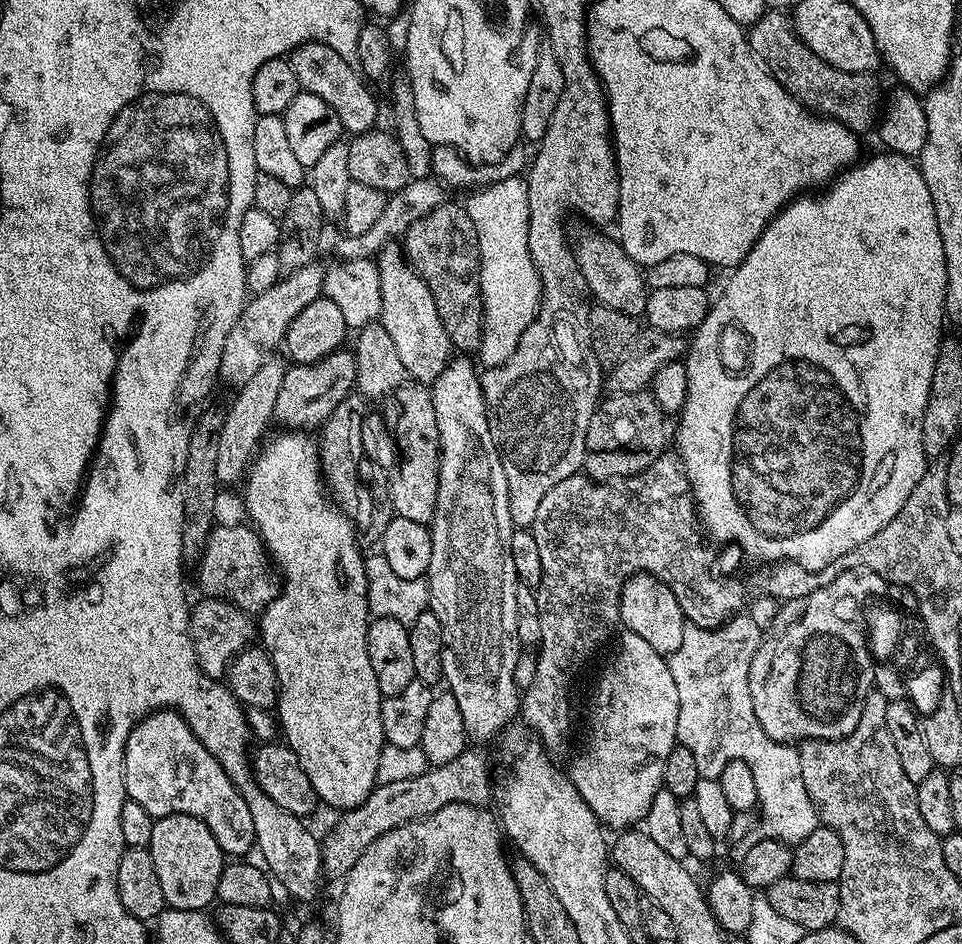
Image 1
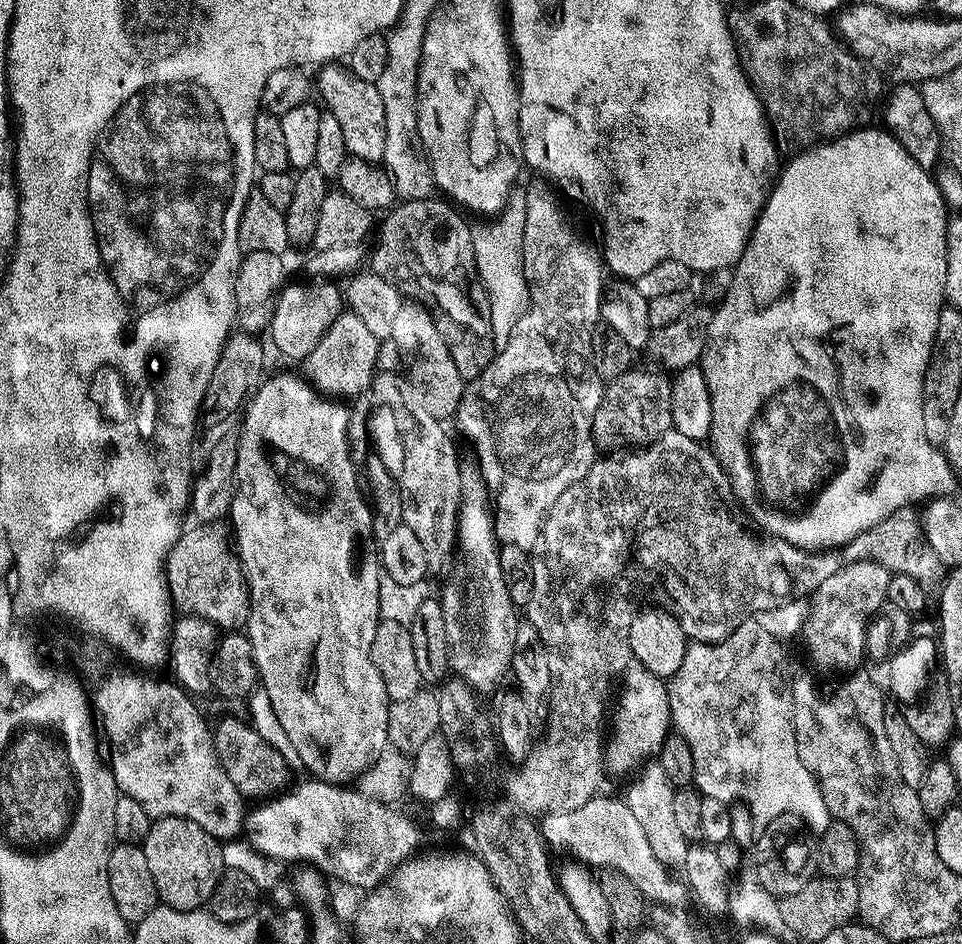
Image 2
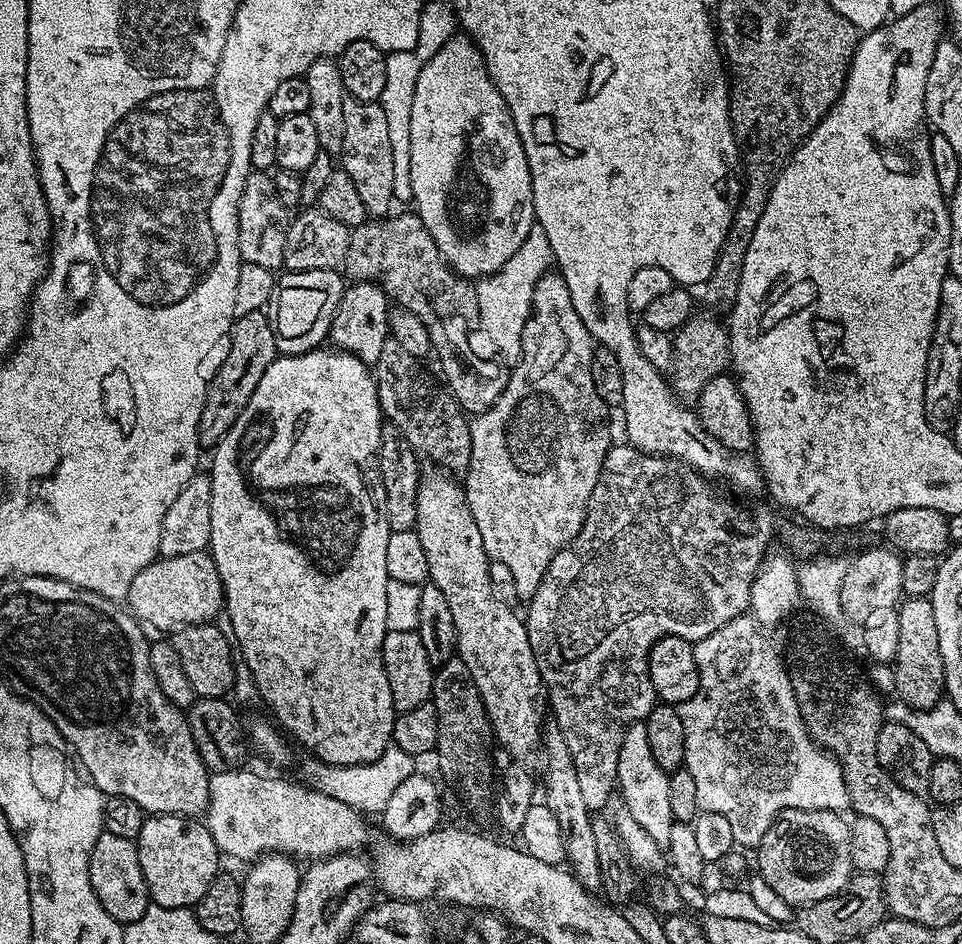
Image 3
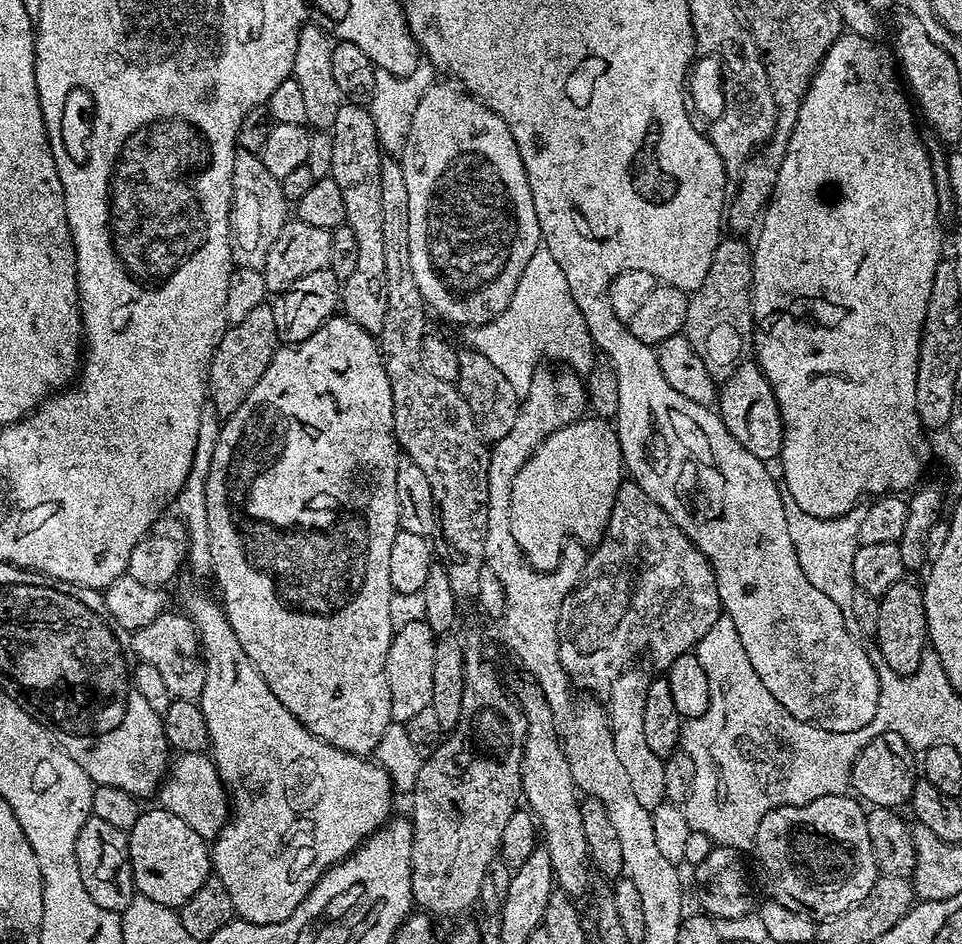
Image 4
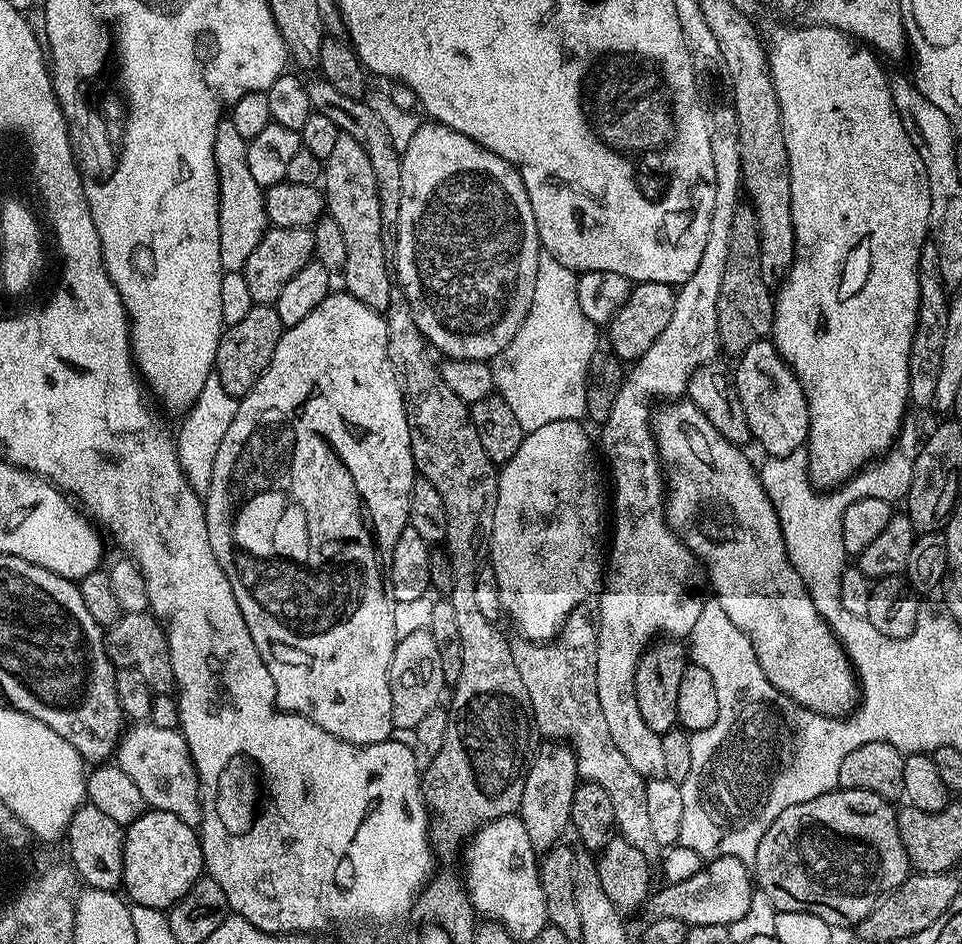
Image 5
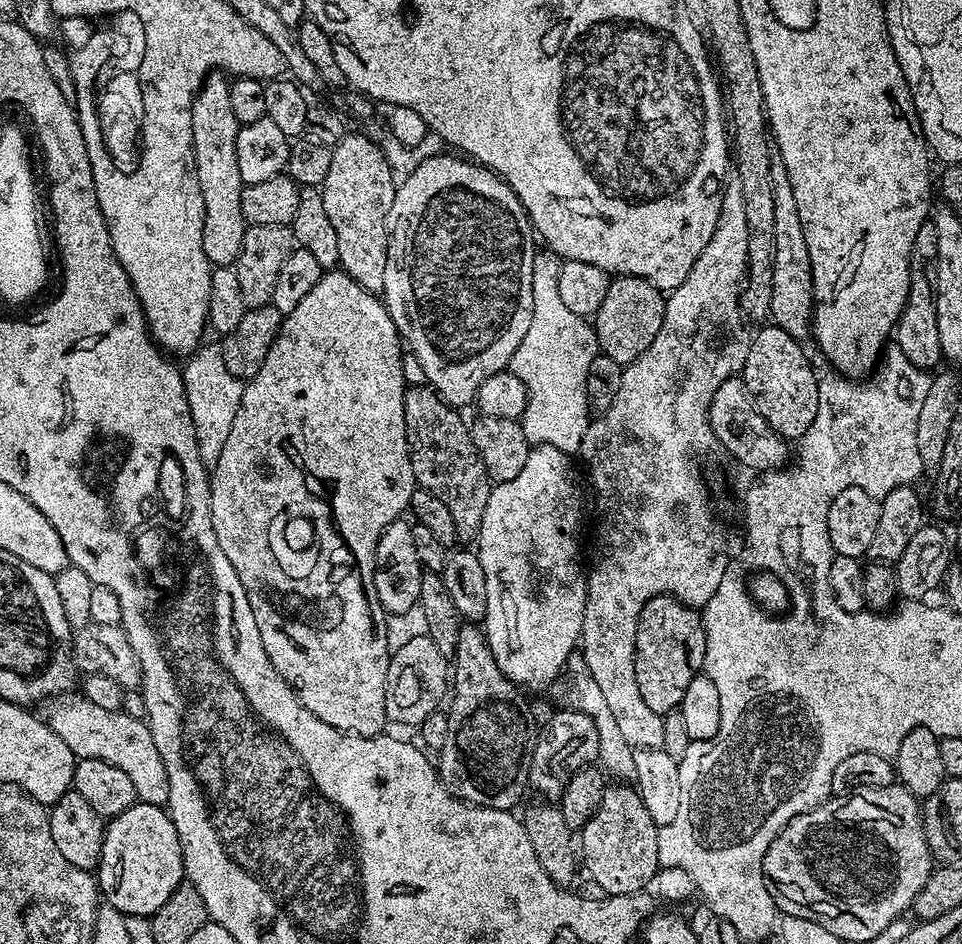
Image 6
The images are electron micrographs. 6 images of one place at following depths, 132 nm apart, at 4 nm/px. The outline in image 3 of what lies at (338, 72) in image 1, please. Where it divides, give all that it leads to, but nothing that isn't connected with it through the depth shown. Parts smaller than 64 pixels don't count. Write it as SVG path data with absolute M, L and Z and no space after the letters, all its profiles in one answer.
M351 98L345 99L342 114L346 114L346 131L342 137L342 150L338 157L339 167L354 182L369 217L384 218L389 215L388 207L394 204L394 154L390 151L390 129L386 126L386 114L379 102L362 102Z

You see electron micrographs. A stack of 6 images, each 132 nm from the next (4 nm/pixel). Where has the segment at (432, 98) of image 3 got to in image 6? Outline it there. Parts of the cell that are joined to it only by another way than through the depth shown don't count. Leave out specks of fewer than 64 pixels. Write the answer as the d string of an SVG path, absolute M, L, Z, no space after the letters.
M441 154L434 158L426 158L426 162L416 165L412 173L405 175L399 181L394 194L394 206L390 206L388 211L388 253L382 303L388 309L396 331L400 333L401 341L407 347L408 344L412 347L412 352L416 355L425 378L428 379L425 381L446 403L460 410L463 409L463 404L471 405L475 401L481 380L495 372L503 372L511 365L512 355L518 348L518 342L522 342L522 338L526 336L526 330L530 330L530 318L534 310L532 275L534 274L534 254L538 251L538 244L534 239L534 229L528 218L528 211L524 209L507 180L497 176L483 164L477 164L463 155L448 155Z

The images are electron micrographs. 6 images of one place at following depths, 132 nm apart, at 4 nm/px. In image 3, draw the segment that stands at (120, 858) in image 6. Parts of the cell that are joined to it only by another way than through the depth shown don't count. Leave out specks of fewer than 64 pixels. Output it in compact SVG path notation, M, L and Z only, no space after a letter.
M149 815L134 843L151 903L163 908L192 908L222 868L222 853L208 825L190 816Z

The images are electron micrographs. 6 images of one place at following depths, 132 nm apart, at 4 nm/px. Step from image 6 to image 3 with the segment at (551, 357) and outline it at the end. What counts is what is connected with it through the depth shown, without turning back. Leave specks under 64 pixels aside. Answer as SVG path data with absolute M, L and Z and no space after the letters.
M538 223L533 224L526 242L518 246L518 254L510 258L500 269L493 272L491 276L486 276L475 281L476 297L478 298L478 314L480 315L480 326L483 335L488 335L488 340L501 352L499 355L505 361L515 362L522 354L522 330L526 326L528 316L532 312L532 299L534 298L534 286L542 279L545 272L553 267L554 261L550 242L546 238L546 230Z

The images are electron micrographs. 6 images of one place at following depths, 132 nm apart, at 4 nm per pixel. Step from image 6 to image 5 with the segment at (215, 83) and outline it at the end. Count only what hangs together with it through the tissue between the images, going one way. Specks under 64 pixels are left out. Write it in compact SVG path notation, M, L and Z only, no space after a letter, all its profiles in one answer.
M221 119L214 134L214 162L216 177L220 187L220 209L218 210L218 258L224 272L243 272L246 258L254 251L254 246L262 242L268 231L268 215L264 205L265 189L254 182L250 175L250 166L246 163L248 141L238 134L231 119Z

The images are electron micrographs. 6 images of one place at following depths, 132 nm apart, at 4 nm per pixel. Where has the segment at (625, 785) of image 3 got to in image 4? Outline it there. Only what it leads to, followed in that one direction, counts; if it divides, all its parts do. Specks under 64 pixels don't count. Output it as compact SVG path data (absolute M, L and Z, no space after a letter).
M636 667L625 668L623 674L614 681L611 691L606 694L606 711L608 722L612 725L614 754L618 754L622 767L630 777L630 786L634 789L638 802L642 802L642 806L651 810L665 803L666 774L663 759L654 754L654 750L650 750L642 727L642 713L646 706L646 690L650 676Z

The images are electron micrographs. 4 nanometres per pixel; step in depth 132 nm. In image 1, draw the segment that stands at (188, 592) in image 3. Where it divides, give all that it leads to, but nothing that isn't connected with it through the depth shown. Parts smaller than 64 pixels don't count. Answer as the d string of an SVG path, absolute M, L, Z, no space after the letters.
M220 522L213 527L198 561L200 569L196 572L196 580L205 597L227 600L243 612L259 614L276 597L278 580L277 577L276 580L272 577L270 553L265 548L264 541L255 528L244 524Z

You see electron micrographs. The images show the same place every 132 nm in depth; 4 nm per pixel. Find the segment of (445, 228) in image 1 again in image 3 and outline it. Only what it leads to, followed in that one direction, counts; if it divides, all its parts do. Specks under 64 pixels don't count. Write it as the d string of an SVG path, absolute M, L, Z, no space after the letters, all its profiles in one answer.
M389 215L387 218L372 218L362 226L351 229L348 234L346 246L346 258L342 265L342 272L349 281L359 282L371 280L380 285L393 301L396 300L401 309L413 312L426 326L426 330L432 336L435 351L444 352L440 356L440 368L444 371L443 383L446 385L452 397L460 404L465 413L479 414L490 410L494 402L502 394L502 390L508 381L508 372L505 365L499 359L487 360L476 353L476 344L472 341L472 332L481 331L480 315L478 314L478 298L476 289L471 279L459 276L452 271L452 267L444 261L434 238L426 230L426 226L419 216Z

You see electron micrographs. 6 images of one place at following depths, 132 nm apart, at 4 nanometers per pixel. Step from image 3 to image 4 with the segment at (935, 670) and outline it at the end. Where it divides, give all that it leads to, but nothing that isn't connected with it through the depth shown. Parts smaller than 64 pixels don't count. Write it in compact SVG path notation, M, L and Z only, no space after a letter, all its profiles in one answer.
M907 579L900 580L879 597L878 626L874 633L876 648L880 651L879 659L888 664L890 670L894 670L899 676L913 676L919 670L930 644L921 585L908 583Z

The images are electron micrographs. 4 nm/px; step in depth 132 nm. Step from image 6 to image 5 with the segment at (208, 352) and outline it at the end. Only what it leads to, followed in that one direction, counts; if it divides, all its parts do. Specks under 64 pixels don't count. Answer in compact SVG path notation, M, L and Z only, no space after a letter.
M213 374L205 381L198 398L183 413L180 433L174 436L176 457L186 482L190 482L196 493L208 491L210 478L214 474L214 458L218 458L218 446L222 446L222 438L226 438L226 430L230 430L230 422L234 422L237 403L237 397L229 394L226 386L222 386L219 378Z

